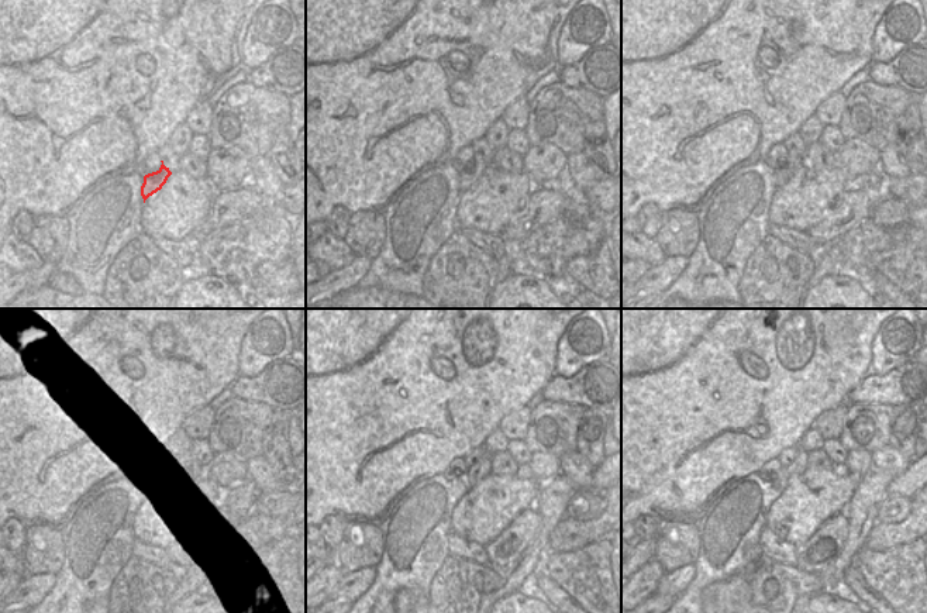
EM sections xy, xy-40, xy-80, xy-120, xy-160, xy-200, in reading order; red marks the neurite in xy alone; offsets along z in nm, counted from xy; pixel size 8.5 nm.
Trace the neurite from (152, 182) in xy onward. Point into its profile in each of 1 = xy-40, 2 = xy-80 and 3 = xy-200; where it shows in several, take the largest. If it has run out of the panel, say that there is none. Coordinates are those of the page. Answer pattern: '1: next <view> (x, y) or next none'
1: next xy-40 (472, 172)
2: next xy-80 (784, 174)
3: next xy-200 (799, 464)

